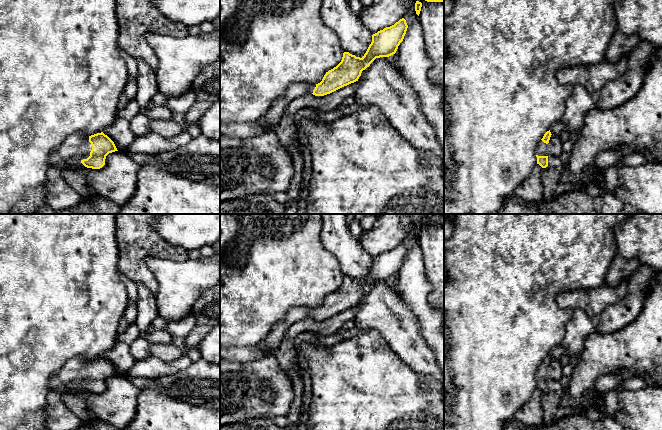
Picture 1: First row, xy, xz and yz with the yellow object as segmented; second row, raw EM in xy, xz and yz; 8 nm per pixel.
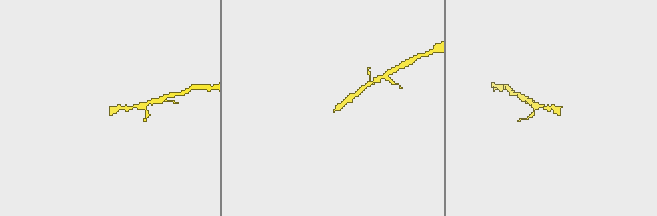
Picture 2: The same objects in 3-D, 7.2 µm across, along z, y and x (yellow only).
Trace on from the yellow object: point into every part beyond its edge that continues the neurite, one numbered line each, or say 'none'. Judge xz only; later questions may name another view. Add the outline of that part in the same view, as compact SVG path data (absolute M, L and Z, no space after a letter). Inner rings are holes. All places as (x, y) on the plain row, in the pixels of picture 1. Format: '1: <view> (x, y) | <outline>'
1: xz (271, 343) | M293 307L290 308L283 319L281 319L271 330L269 335L258 345L259 350L264 352L265 356L270 356L269 354L277 351L283 338L285 332L294 323L301 321L308 317L313 317L316 309L306 308L306 307Z

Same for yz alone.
1: yz (542, 374) | M542 364L539 365L537 369L537 375L536 379L538 380L548 380L548 373L547 373L547 368L544 367Z

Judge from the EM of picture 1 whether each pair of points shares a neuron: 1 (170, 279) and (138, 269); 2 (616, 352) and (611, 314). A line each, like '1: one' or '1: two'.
1: two
2: two

